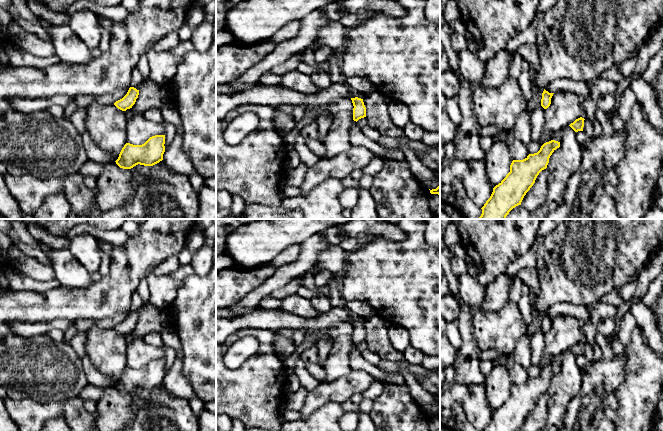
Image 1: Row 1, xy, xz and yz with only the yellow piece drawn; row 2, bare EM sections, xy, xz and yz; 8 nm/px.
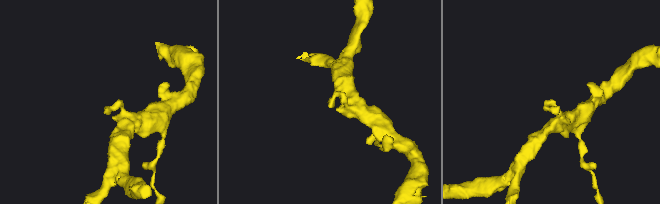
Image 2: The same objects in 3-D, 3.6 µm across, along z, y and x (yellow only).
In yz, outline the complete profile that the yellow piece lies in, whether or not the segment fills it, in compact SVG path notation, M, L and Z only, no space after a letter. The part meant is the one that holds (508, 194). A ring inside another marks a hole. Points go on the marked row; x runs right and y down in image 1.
M551 140L544 143L537 153L529 154L523 160L513 160L510 172L493 188L478 219L506 219L513 208L521 205L539 173L547 168L550 156L559 147L560 142Z

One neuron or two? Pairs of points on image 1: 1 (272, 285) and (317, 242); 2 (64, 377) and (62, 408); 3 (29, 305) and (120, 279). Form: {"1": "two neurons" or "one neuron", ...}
{"1": "one neuron", "2": "two neurons", "3": "one neuron"}

